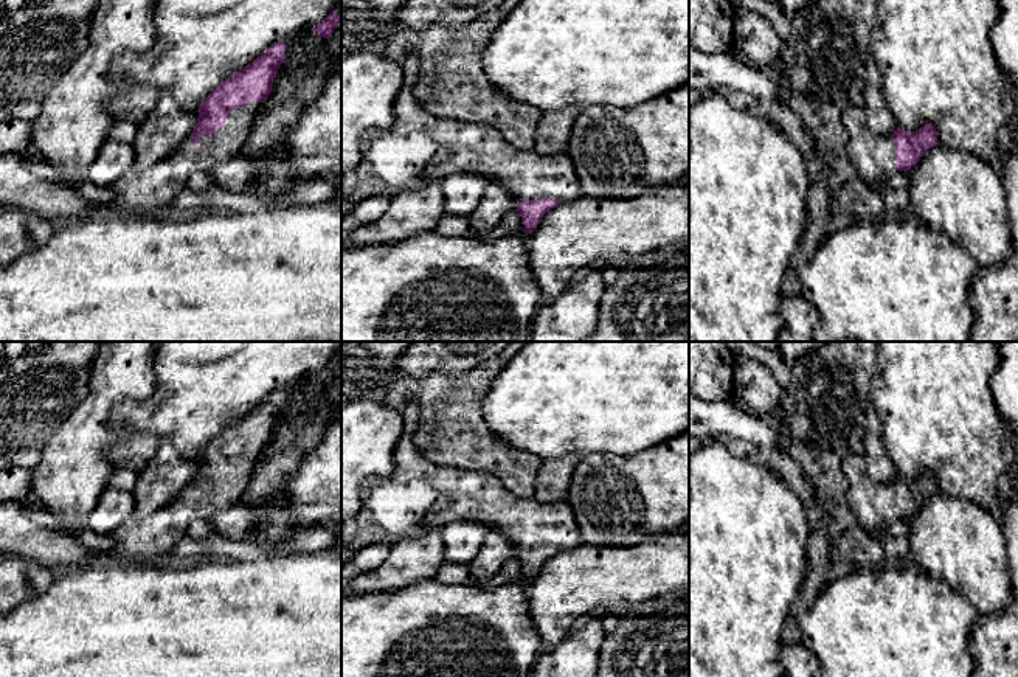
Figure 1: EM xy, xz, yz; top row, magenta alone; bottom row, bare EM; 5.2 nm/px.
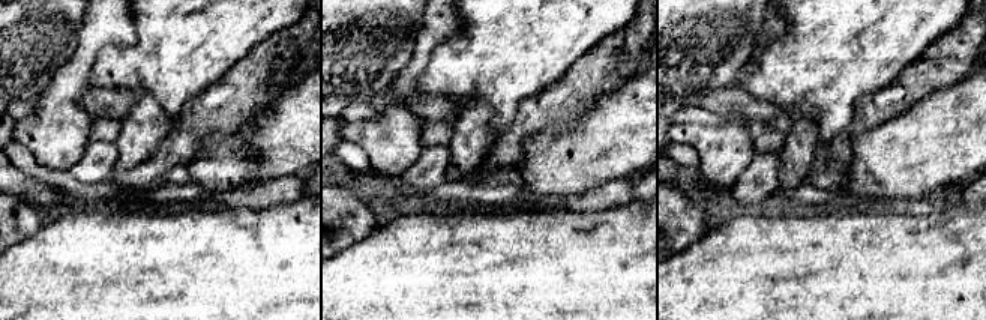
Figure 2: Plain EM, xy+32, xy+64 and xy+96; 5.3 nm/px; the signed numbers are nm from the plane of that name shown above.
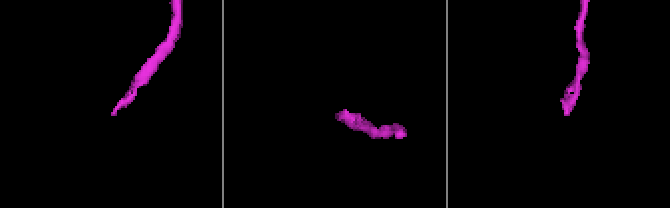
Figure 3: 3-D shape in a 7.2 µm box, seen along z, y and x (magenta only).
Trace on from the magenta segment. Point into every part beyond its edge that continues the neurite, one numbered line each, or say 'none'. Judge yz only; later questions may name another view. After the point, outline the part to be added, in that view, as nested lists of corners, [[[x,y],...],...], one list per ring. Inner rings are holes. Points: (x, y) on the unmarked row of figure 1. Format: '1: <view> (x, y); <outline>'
1: yz (872, 503); [[[864,457],[846,460],[846,478],[847,503],[858,526],[877,537],[881,529],[897,520],[894,488],[869,477]]]

